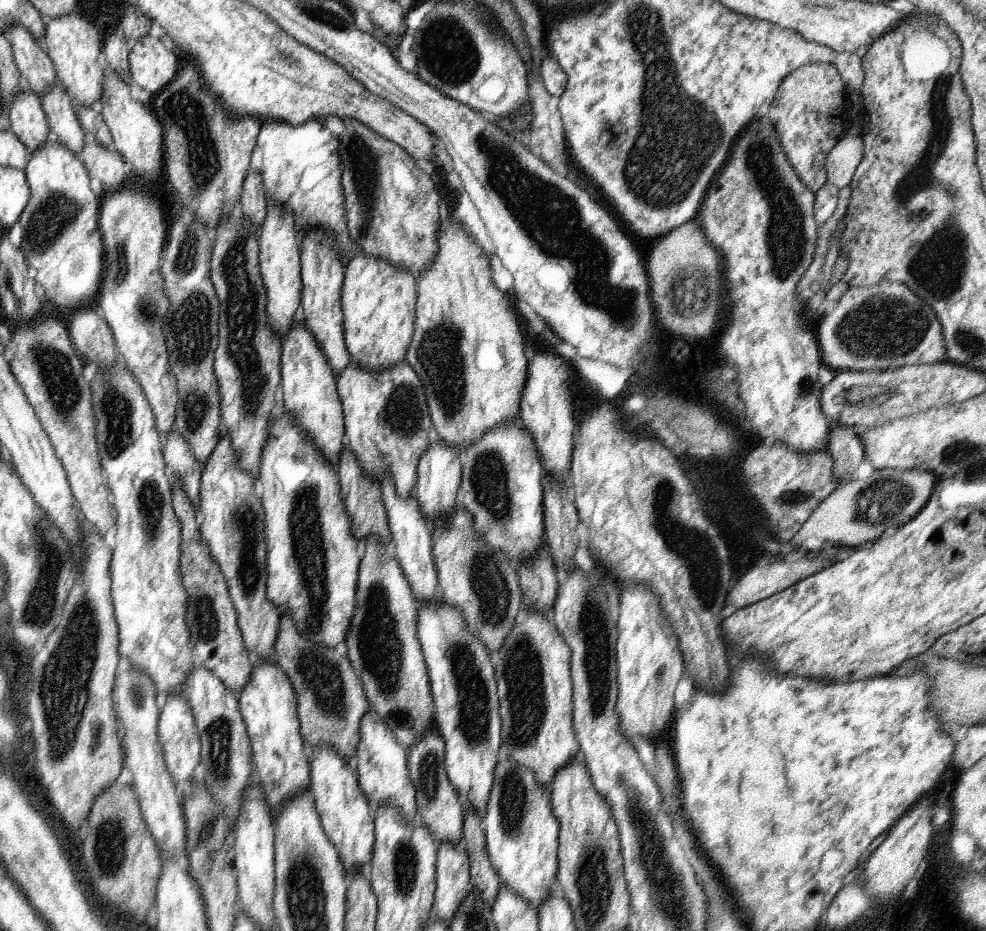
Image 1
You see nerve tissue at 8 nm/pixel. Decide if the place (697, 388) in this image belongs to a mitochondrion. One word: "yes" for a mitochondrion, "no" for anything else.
no

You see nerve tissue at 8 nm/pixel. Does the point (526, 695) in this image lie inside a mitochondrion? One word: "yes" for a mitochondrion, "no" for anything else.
yes

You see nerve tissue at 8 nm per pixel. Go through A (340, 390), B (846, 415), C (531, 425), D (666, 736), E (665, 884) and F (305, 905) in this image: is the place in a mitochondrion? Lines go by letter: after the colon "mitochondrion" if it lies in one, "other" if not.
A: other
B: other
C: other
D: other
E: mitochondrion
F: mitochondrion

